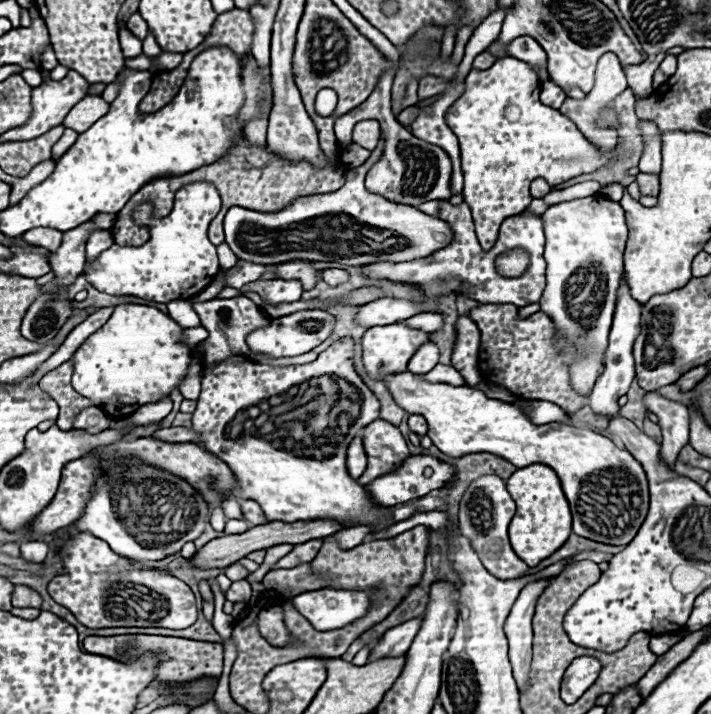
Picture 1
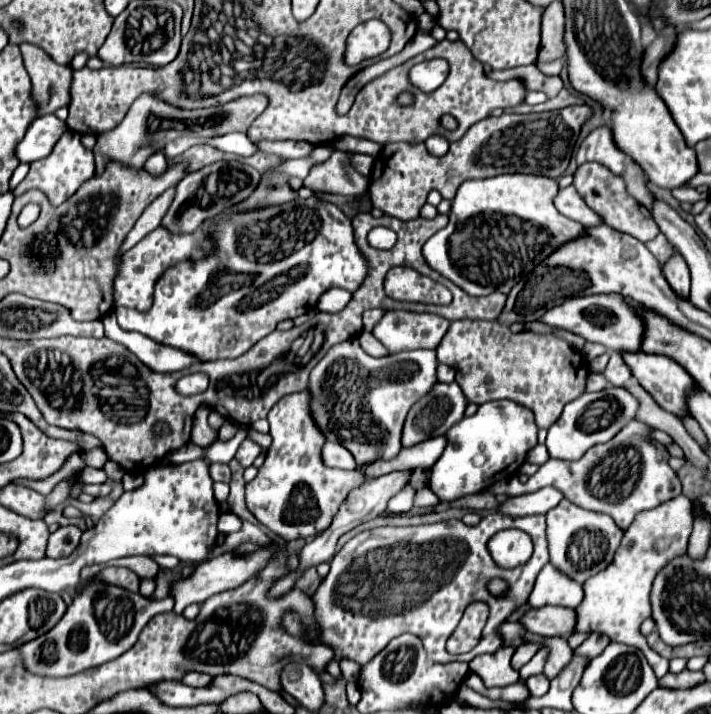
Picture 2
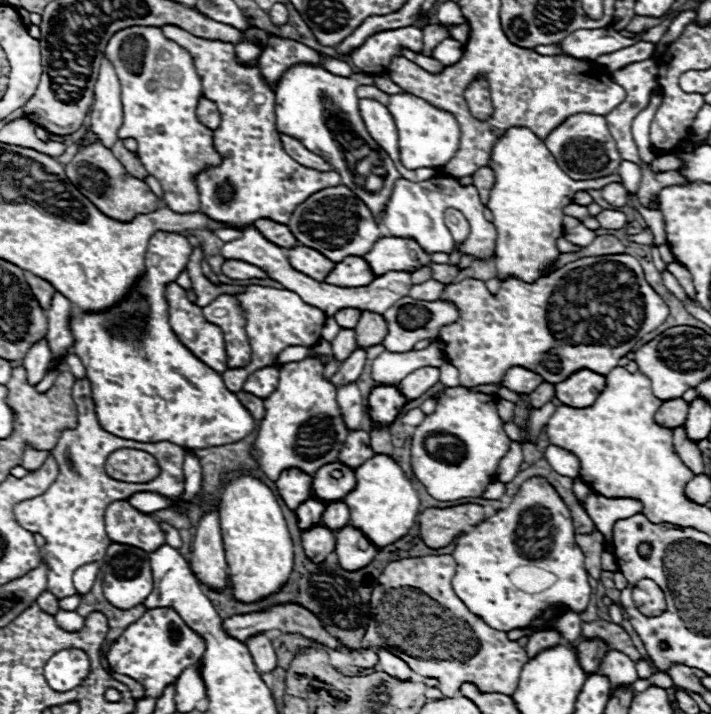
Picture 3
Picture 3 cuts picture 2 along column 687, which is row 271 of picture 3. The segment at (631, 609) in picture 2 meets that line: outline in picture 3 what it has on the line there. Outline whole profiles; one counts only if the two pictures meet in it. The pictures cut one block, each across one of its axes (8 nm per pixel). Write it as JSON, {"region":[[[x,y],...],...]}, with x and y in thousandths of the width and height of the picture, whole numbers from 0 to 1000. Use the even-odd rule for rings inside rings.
{"region":[[[720,179],[712,185],[712,190],[692,210],[689,235],[703,244],[684,286],[695,300],[692,311],[700,322],[698,387],[703,395],[723,387],[748,398],[751,392],[768,387],[768,378],[779,373],[788,359],[782,336],[790,331],[790,291],[805,286],[807,272],[816,263],[850,263],[858,255],[875,258],[869,244],[847,252],[805,252],[788,238],[765,199],[743,179]]]}

